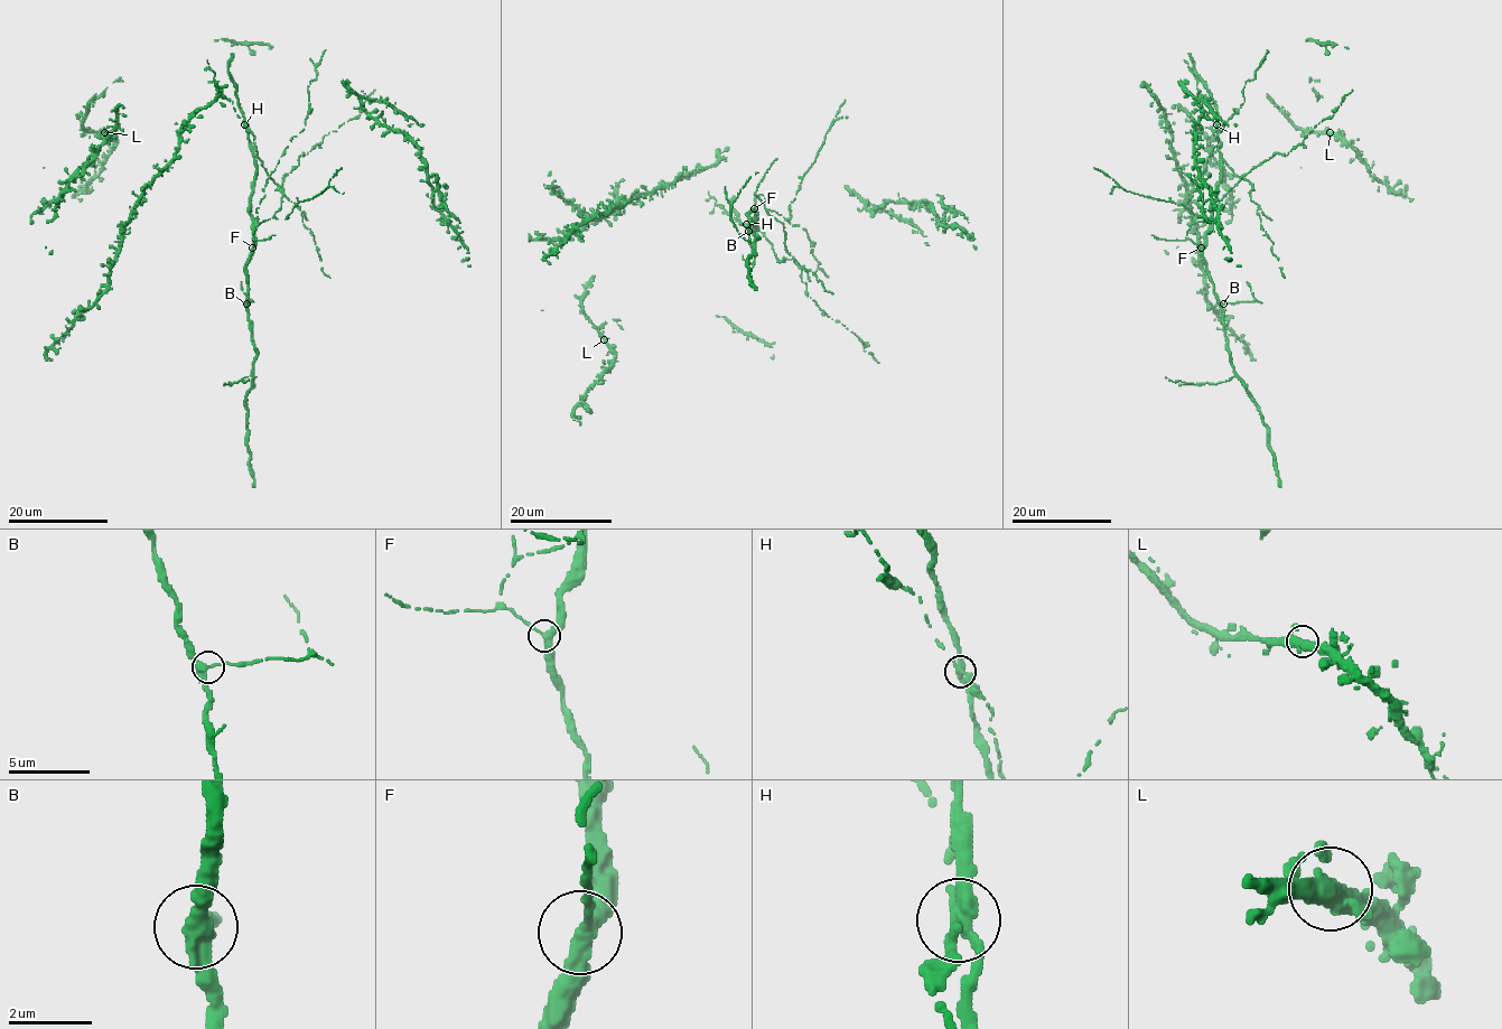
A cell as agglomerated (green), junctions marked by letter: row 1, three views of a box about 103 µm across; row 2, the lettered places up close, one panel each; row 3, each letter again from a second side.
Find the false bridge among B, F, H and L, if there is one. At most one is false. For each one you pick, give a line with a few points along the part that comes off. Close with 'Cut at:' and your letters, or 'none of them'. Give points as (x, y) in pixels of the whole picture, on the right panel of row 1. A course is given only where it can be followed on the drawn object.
H: (1216, 124), (1213, 133), (1222, 158), (1250, 183), (1260, 227), (1274, 243), (1285, 278)
Cut at: H

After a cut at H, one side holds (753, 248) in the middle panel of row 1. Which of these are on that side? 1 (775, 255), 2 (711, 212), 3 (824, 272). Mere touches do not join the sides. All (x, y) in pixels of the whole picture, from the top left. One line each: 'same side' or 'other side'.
1: other side
2: other side
3: same side

